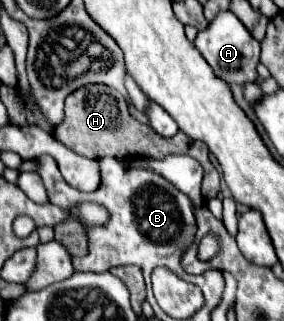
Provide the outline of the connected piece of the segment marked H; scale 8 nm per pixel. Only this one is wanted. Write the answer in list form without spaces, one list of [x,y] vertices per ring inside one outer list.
[[[89,84],[83,88],[77,88],[75,92],[71,92],[65,100],[65,120],[63,124],[55,130],[55,138],[65,144],[69,150],[73,150],[79,156],[85,158],[121,158],[121,160],[129,160],[133,156],[137,158],[161,158],[161,156],[169,156],[169,154],[187,154],[191,158],[195,158],[203,170],[203,184],[201,184],[201,194],[205,200],[211,200],[219,194],[219,178],[217,178],[217,170],[209,160],[209,150],[203,142],[191,140],[189,136],[185,136],[183,132],[179,132],[173,138],[161,138],[159,134],[151,132],[149,126],[139,124],[137,120],[133,120],[129,116],[127,110],[127,102],[123,98],[121,92],[105,86],[105,84]]]

